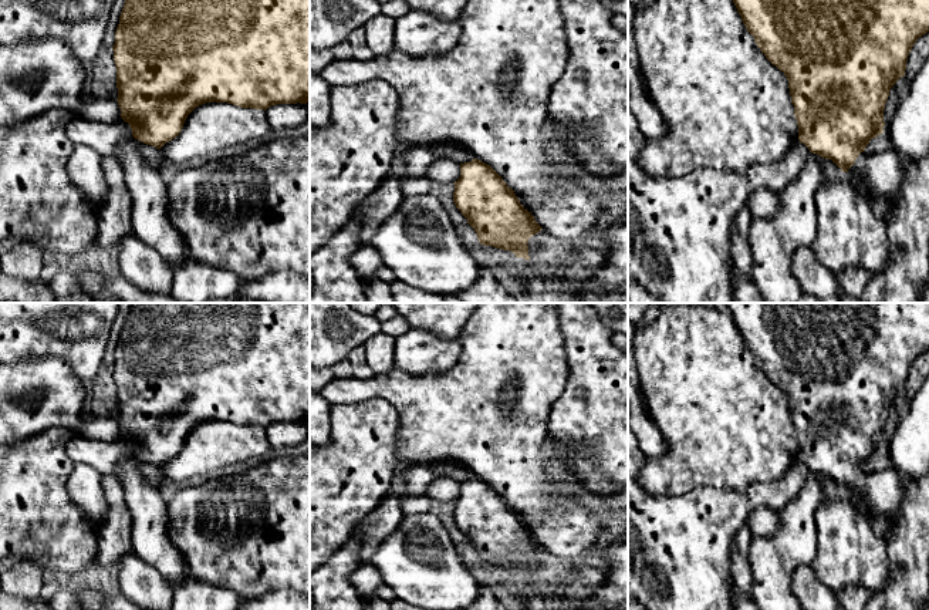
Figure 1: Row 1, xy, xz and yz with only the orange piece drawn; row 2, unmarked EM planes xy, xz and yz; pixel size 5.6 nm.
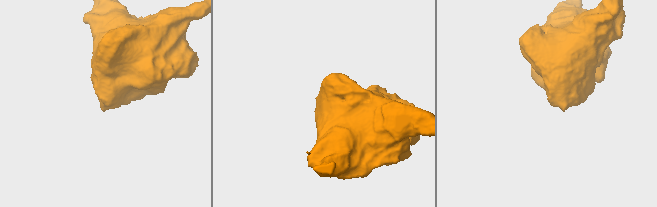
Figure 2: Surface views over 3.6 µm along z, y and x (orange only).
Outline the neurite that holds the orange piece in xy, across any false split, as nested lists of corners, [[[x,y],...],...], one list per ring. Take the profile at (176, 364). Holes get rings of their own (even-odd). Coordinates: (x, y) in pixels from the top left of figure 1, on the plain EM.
[[[132,303],[112,368],[121,437],[129,442],[135,458],[158,468],[176,456],[188,434],[206,421],[227,421],[264,429],[277,422],[307,422],[310,421],[310,303]]]

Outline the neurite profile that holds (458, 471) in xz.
[[[447,459],[432,465],[433,473],[438,476],[452,478],[457,482],[470,481],[474,473],[462,462]]]

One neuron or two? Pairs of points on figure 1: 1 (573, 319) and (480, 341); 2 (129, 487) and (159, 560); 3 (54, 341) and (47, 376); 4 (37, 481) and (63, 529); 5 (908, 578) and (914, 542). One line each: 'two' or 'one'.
1: two
2: one
3: two
4: one
5: one

